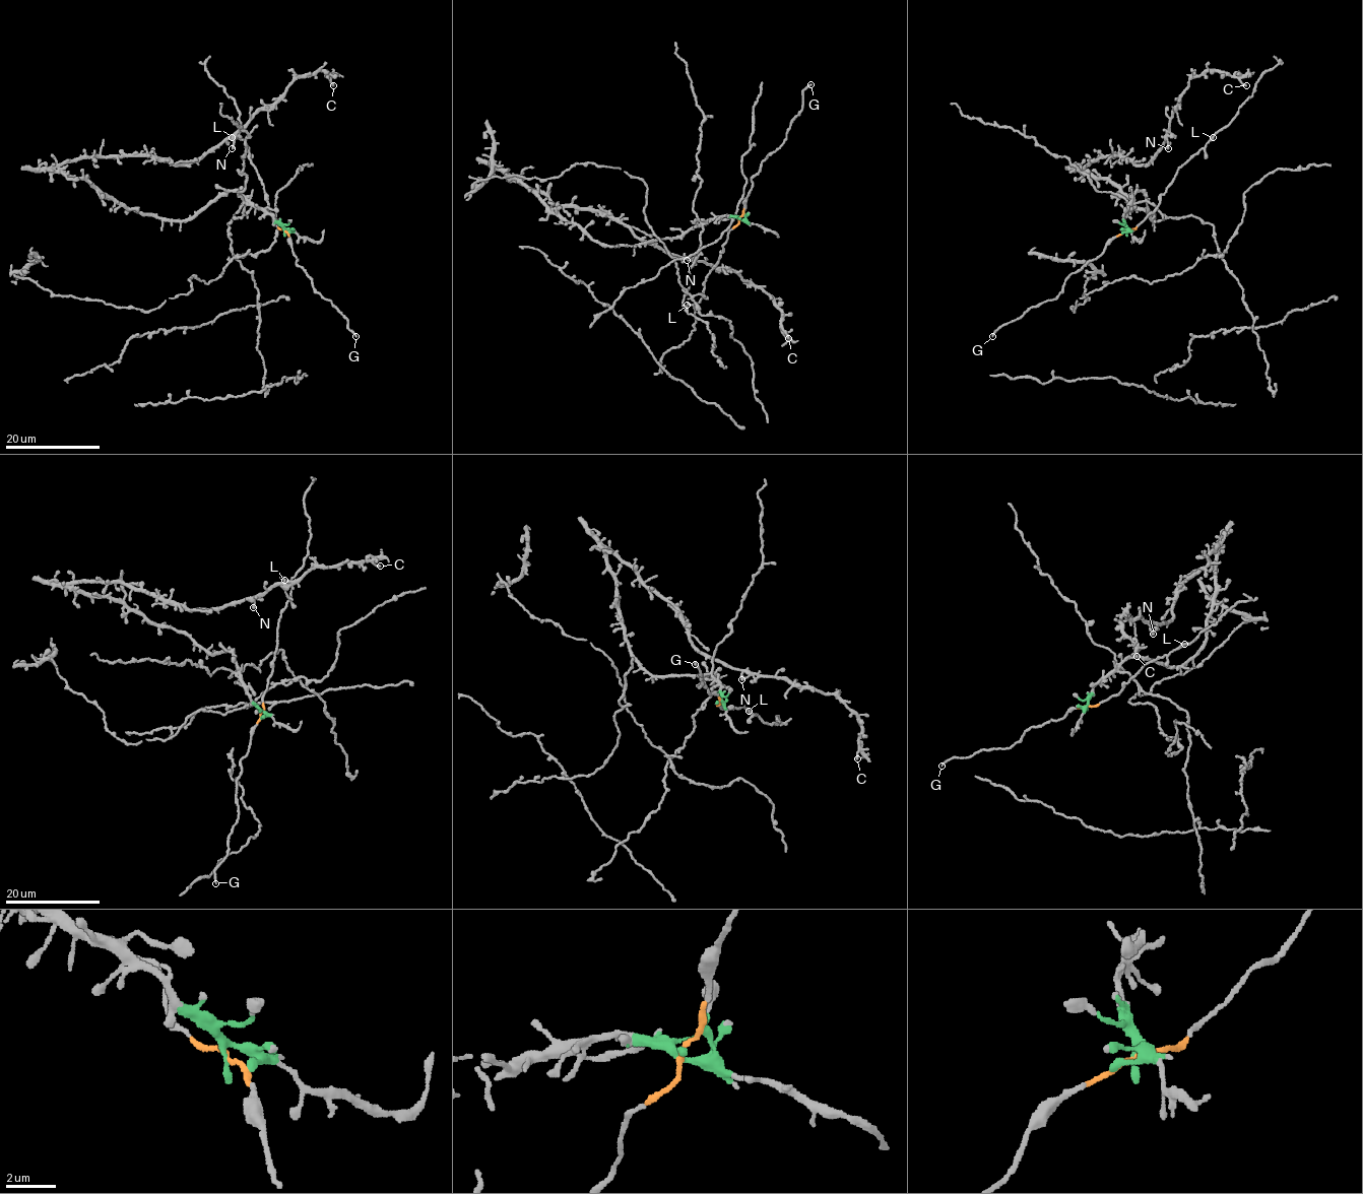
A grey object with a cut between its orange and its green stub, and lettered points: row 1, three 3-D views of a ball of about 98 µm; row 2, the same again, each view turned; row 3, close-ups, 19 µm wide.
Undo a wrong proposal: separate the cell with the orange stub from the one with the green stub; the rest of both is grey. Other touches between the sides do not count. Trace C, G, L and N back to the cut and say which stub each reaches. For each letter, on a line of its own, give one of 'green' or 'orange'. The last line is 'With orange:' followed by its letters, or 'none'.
C: green
G: orange
L: orange
N: green
With orange: G, L

